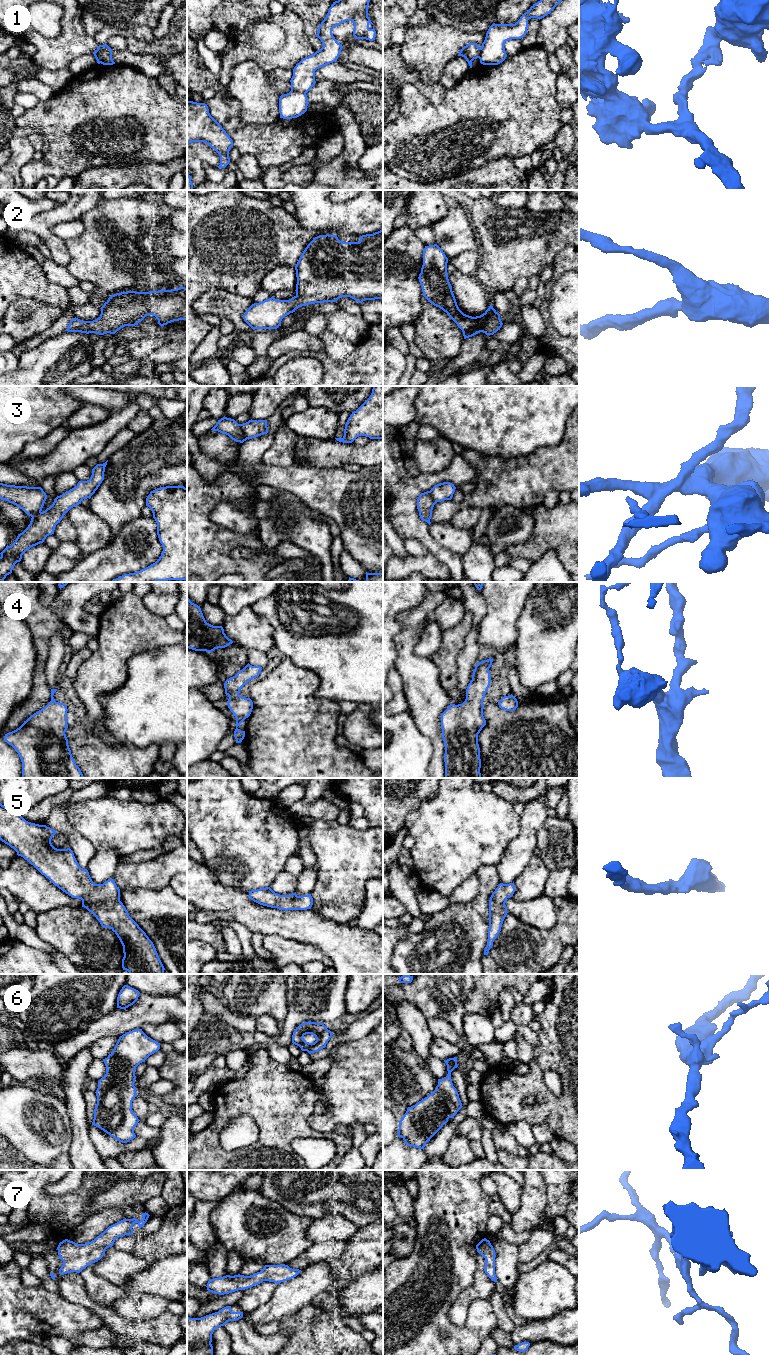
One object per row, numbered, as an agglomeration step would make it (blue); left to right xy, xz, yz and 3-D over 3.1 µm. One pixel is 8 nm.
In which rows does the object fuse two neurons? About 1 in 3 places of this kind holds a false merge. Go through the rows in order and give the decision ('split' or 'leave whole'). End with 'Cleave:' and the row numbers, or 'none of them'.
1: split
2: leave whole
3: leave whole
4: leave whole
5: leave whole
6: leave whole
7: leave whole
Cleave: 1

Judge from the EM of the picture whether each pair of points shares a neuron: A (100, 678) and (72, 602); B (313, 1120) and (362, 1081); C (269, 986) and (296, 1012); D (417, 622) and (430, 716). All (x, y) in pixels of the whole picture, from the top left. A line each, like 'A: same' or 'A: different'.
A: different
B: same
C: different
D: same

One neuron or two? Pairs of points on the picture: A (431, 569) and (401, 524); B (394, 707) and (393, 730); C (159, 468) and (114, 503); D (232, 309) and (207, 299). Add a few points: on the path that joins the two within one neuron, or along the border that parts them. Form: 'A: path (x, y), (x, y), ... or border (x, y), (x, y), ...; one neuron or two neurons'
A: border (428, 552), (447, 567); two neurons
B: border (409, 710), (402, 711), (393, 716); two neurons
C: path (148, 469), (125, 492); one neuron
D: path (226, 305), (220, 302), (213, 302); one neuron

